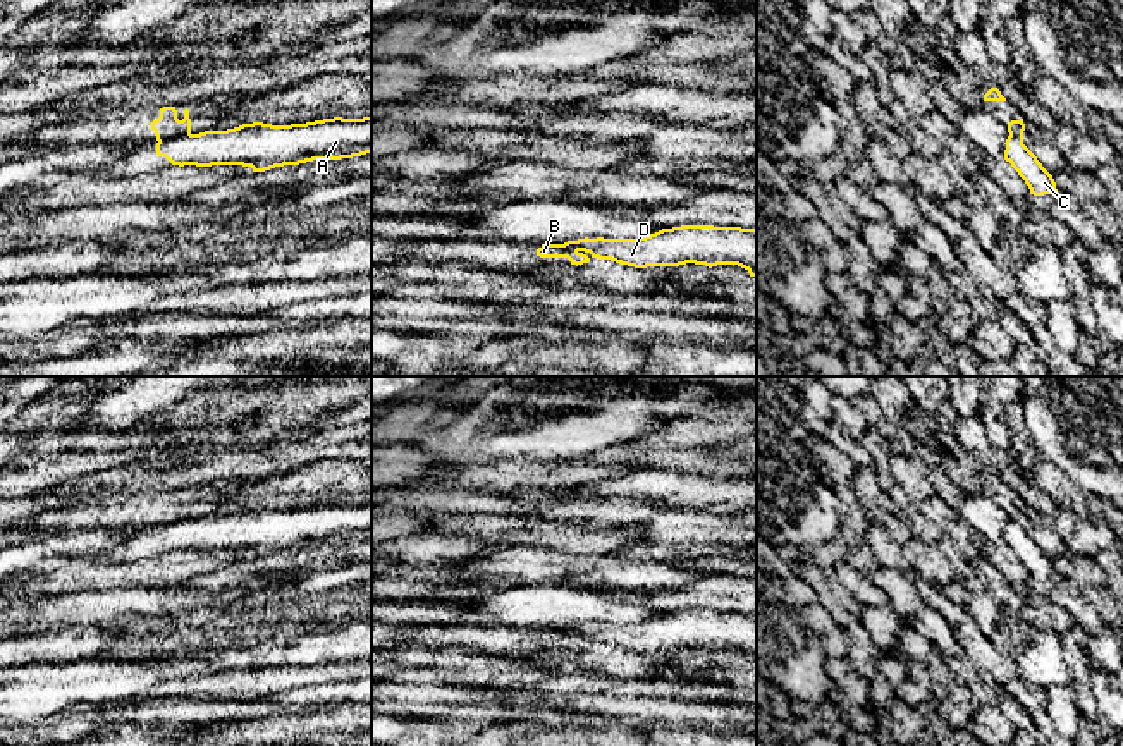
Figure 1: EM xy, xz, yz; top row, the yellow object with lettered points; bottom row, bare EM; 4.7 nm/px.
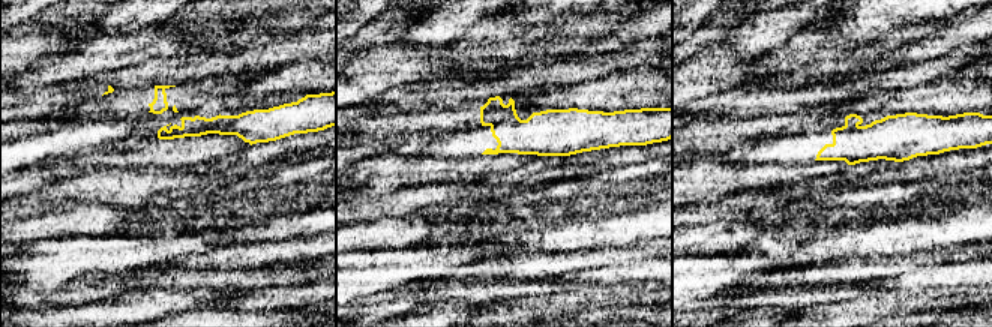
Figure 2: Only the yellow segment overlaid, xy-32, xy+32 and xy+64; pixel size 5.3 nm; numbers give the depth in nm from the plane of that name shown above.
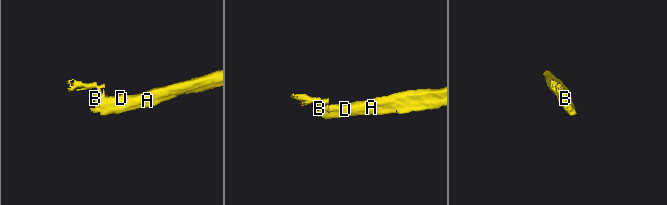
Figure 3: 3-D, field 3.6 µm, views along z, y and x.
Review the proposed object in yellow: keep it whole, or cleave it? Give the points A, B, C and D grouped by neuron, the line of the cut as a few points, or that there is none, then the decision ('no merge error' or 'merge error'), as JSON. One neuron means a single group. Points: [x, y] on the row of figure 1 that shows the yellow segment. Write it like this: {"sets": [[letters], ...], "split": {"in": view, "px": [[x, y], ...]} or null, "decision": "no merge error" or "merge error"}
{"sets": [["A", "C", "D"], ["B"]], "split": {"in": "xy", "px": [[190, 133], [159, 141]]}, "decision": "merge error"}

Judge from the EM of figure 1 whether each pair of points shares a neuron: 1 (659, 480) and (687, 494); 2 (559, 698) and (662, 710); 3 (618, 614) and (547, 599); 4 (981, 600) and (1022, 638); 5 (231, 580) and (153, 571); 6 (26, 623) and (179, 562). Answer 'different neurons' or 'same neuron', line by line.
1: same neuron
2: same neuron
3: same neuron
4: different neurons
5: different neurons
6: different neurons

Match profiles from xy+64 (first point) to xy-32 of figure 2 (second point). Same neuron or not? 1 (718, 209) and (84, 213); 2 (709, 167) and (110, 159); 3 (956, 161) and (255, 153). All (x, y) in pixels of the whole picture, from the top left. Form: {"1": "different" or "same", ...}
{"1": "different", "2": "same", "3": "same"}

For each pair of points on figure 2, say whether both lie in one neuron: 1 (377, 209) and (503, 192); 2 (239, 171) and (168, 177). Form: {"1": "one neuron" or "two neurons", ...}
{"1": "one neuron", "2": "one neuron"}

